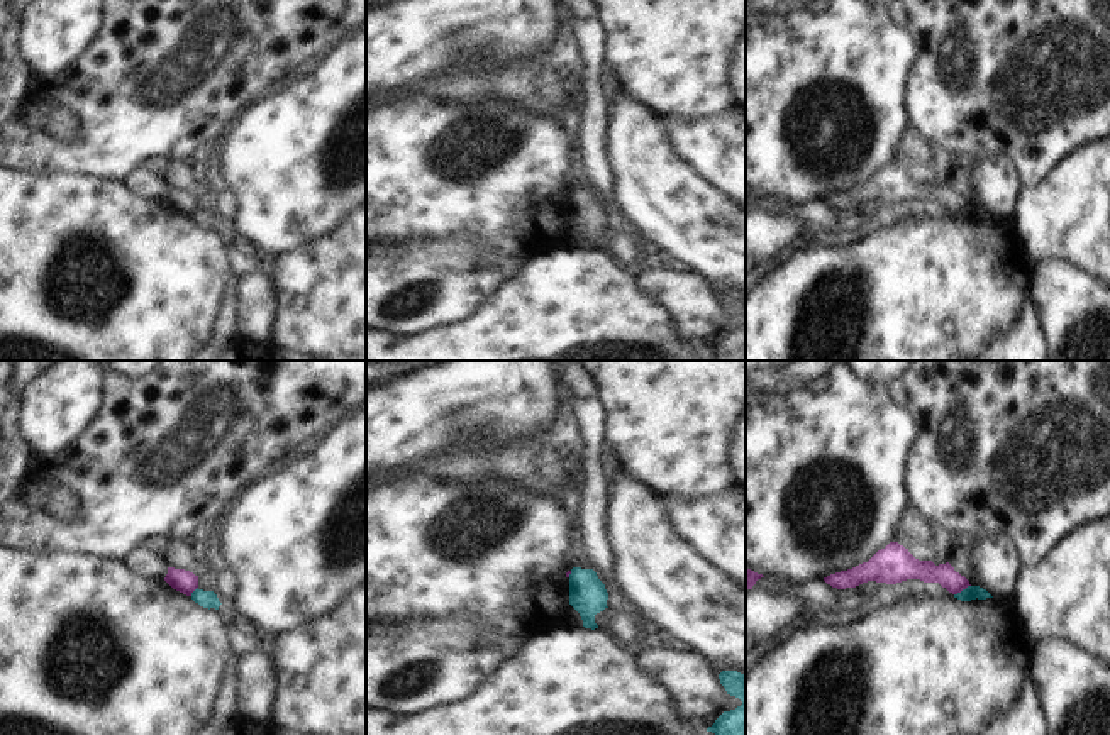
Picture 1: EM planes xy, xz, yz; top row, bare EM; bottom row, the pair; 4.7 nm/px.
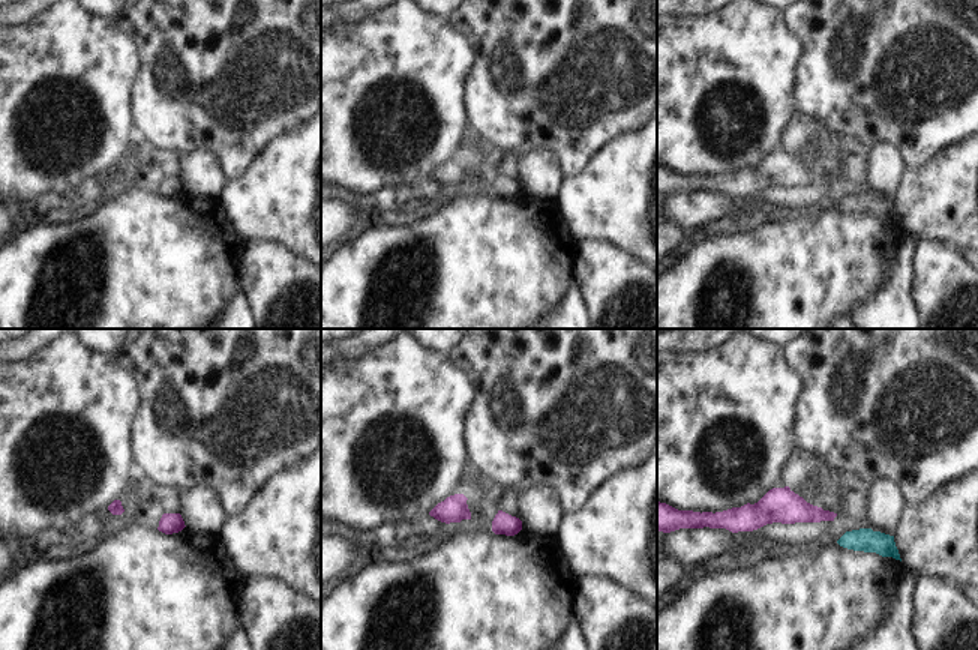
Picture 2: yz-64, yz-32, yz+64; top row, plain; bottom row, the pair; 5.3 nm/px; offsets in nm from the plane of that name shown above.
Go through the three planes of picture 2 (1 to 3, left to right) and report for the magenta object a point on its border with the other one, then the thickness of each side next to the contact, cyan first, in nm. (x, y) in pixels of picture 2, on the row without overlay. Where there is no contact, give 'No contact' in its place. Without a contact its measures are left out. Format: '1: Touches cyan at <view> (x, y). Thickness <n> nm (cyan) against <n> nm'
1: No contact
2: No contact
3: No contact

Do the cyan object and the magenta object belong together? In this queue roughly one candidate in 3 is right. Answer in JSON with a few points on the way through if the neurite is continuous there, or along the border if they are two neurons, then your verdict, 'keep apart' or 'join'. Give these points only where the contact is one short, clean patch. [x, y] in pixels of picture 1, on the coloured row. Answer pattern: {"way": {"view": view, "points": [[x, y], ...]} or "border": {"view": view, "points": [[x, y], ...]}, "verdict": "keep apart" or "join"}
{"verdict": "keep apart"}

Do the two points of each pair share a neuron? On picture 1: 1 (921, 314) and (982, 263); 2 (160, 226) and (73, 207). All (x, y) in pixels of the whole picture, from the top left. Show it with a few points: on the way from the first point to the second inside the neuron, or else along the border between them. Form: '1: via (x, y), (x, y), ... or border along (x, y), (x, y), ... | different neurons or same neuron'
1: via (936, 298), (948, 287), (966, 278) | same neuron
2: via (138, 226), (95, 226) | same neuron

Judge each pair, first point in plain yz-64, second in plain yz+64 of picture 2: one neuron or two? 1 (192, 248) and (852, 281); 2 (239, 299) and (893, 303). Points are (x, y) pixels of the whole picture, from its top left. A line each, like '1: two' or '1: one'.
1: one
2: one

